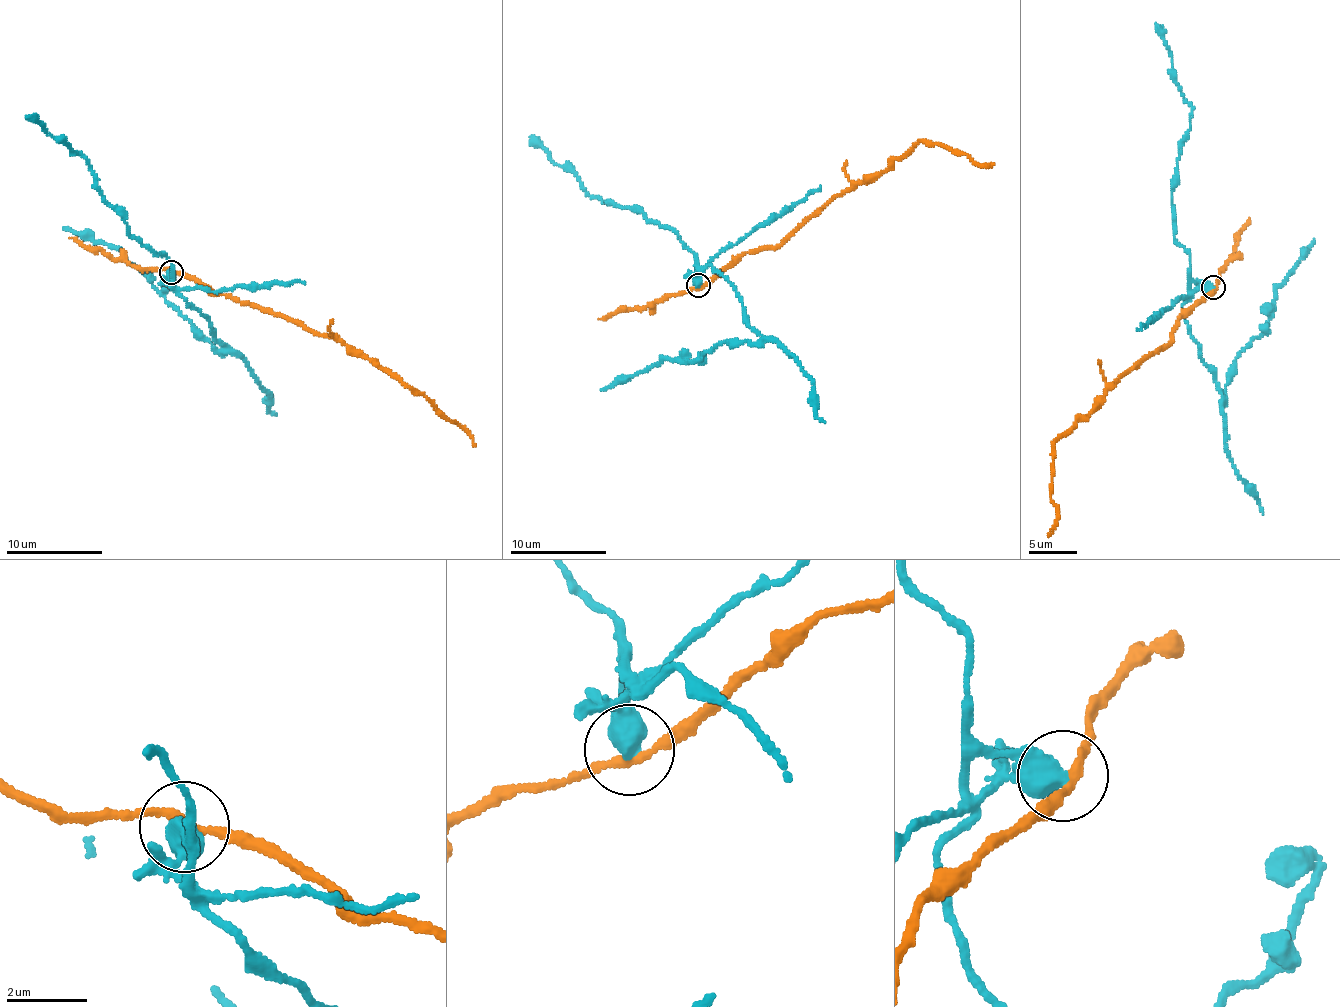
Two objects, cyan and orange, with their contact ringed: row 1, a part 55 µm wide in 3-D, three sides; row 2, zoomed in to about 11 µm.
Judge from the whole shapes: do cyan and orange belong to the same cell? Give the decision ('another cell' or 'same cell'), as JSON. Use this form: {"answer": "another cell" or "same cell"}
{"answer": "another cell"}

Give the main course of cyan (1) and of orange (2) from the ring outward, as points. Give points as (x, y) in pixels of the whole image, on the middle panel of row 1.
1: (698, 284), (699, 269), (715, 269), (762, 336), (756, 343), (722, 343), (699, 360), (655, 363), (601, 389)
2: (698, 286), (742, 254), (776, 248), (834, 197), (866, 183), (915, 143), (962, 153), (983, 166), (994, 164)

